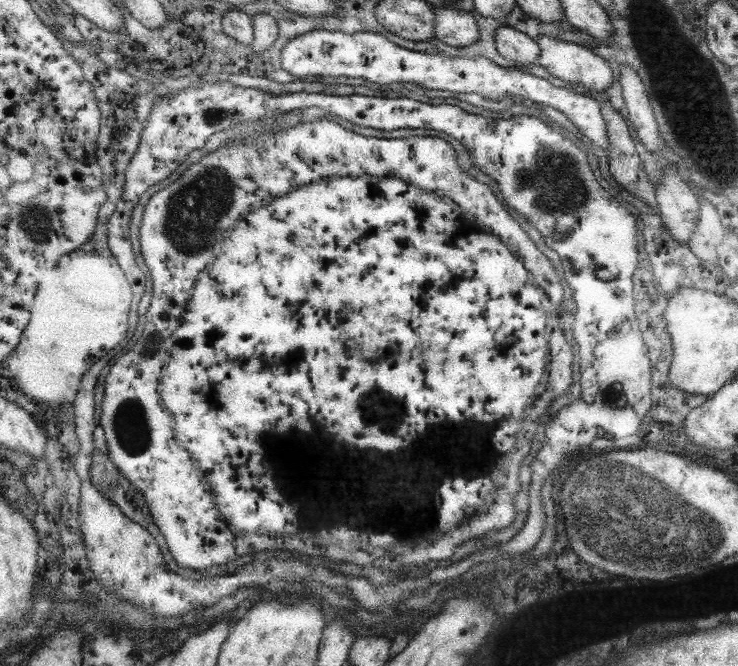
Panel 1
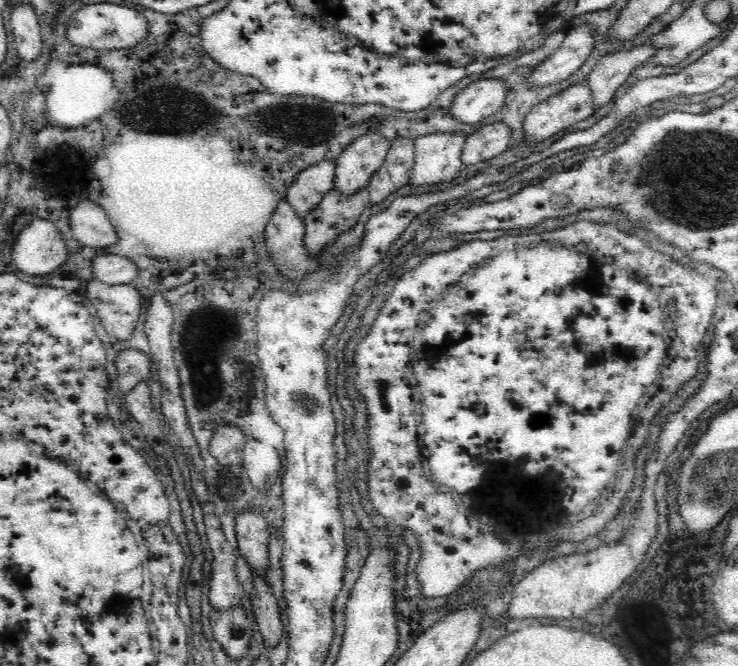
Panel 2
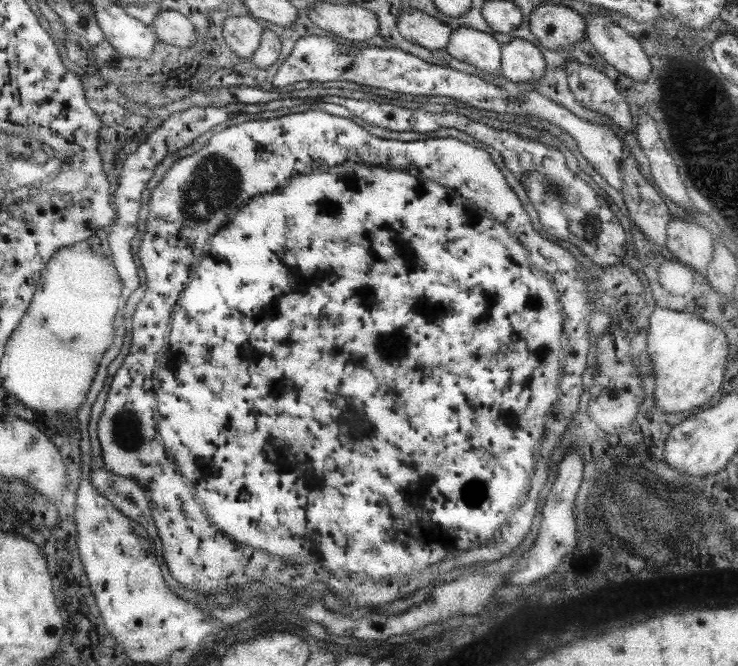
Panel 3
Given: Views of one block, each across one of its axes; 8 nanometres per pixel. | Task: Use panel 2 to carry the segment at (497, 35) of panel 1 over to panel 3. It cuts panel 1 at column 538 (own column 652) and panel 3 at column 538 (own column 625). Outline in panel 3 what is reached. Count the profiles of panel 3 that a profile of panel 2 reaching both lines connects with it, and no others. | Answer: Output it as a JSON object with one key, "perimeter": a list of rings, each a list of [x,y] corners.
{"perimeter":[[[512,38],[510,43],[501,46],[501,71],[508,80],[536,82],[544,76],[546,62],[544,56],[532,43]]]}

